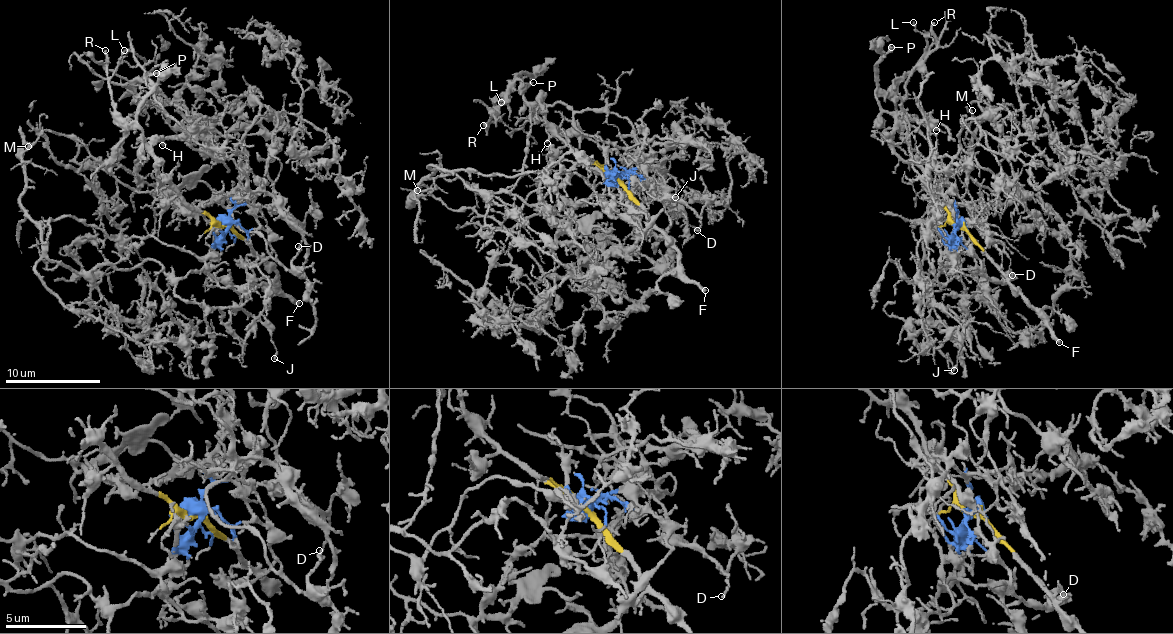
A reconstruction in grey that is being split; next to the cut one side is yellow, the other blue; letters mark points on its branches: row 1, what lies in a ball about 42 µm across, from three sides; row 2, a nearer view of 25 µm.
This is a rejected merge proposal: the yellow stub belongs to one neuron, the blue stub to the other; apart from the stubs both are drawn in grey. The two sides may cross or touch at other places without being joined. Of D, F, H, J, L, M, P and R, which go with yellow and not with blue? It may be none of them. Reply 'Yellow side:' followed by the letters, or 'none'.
Yellow side: F, H, L, P, R

